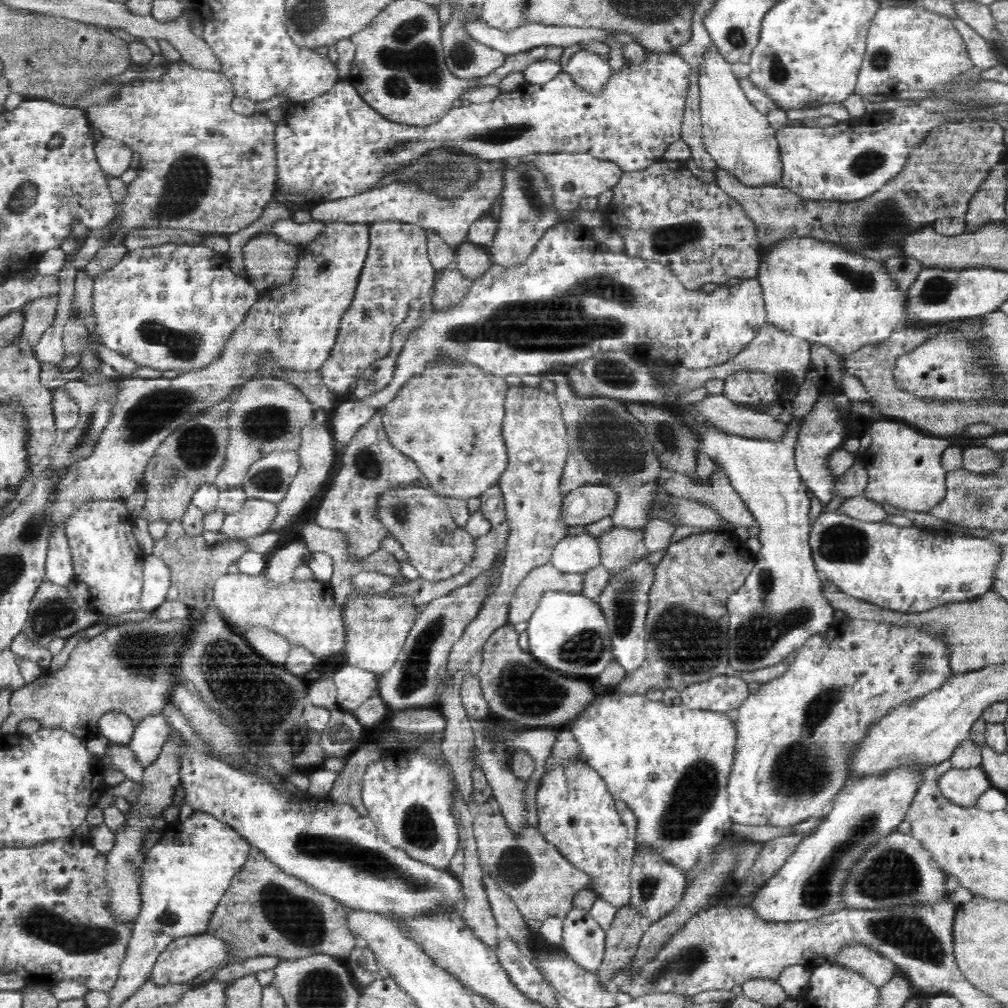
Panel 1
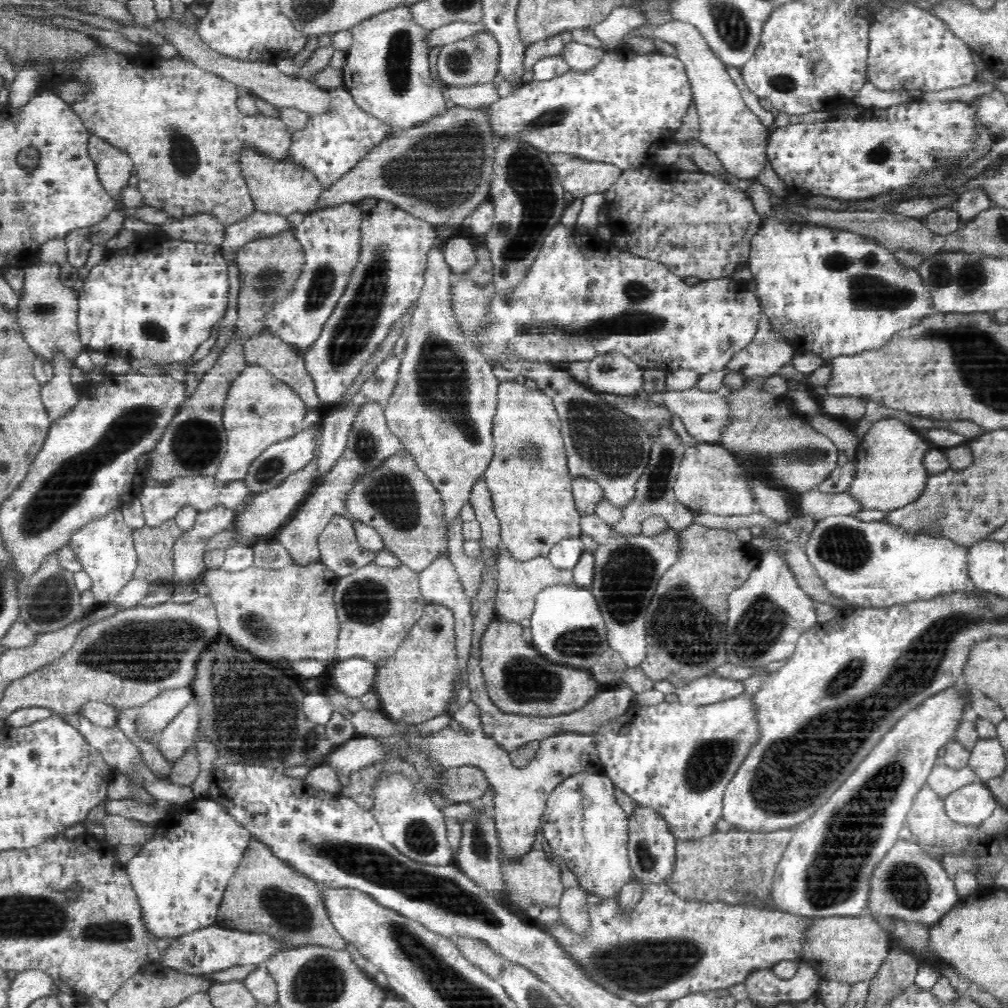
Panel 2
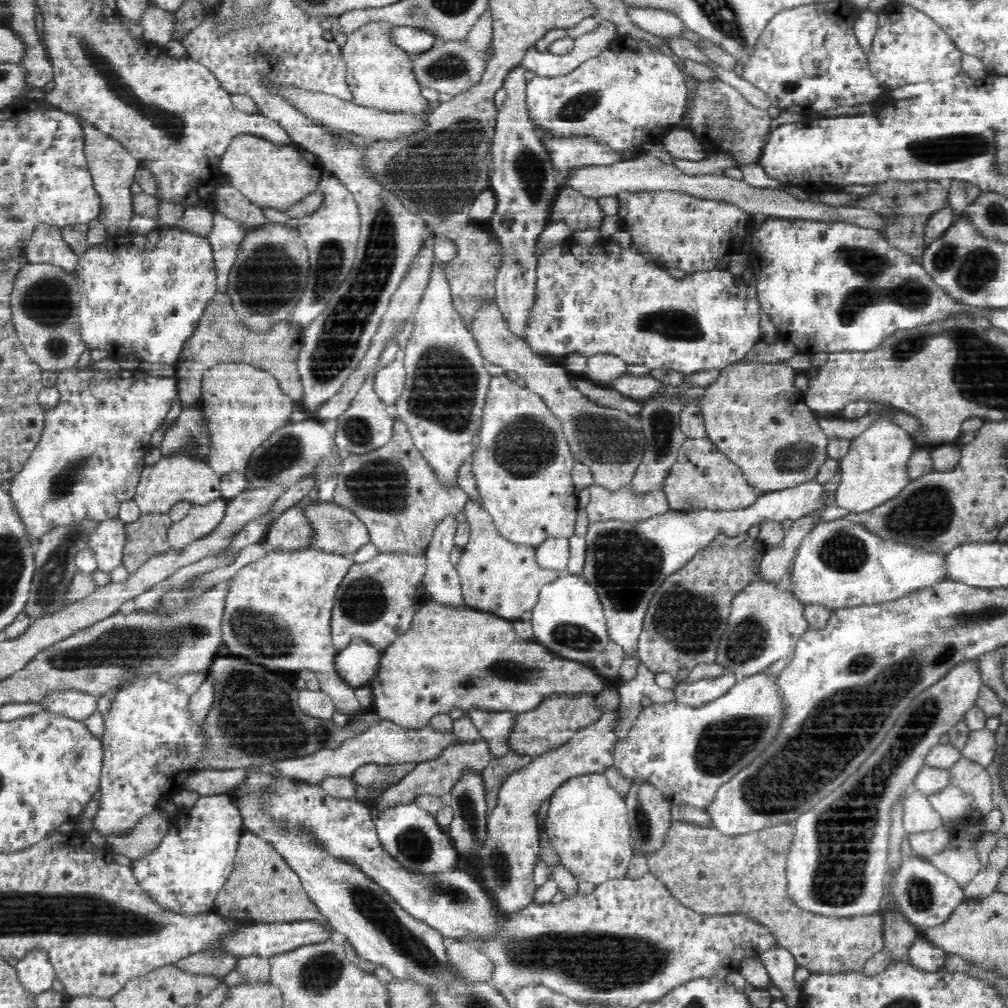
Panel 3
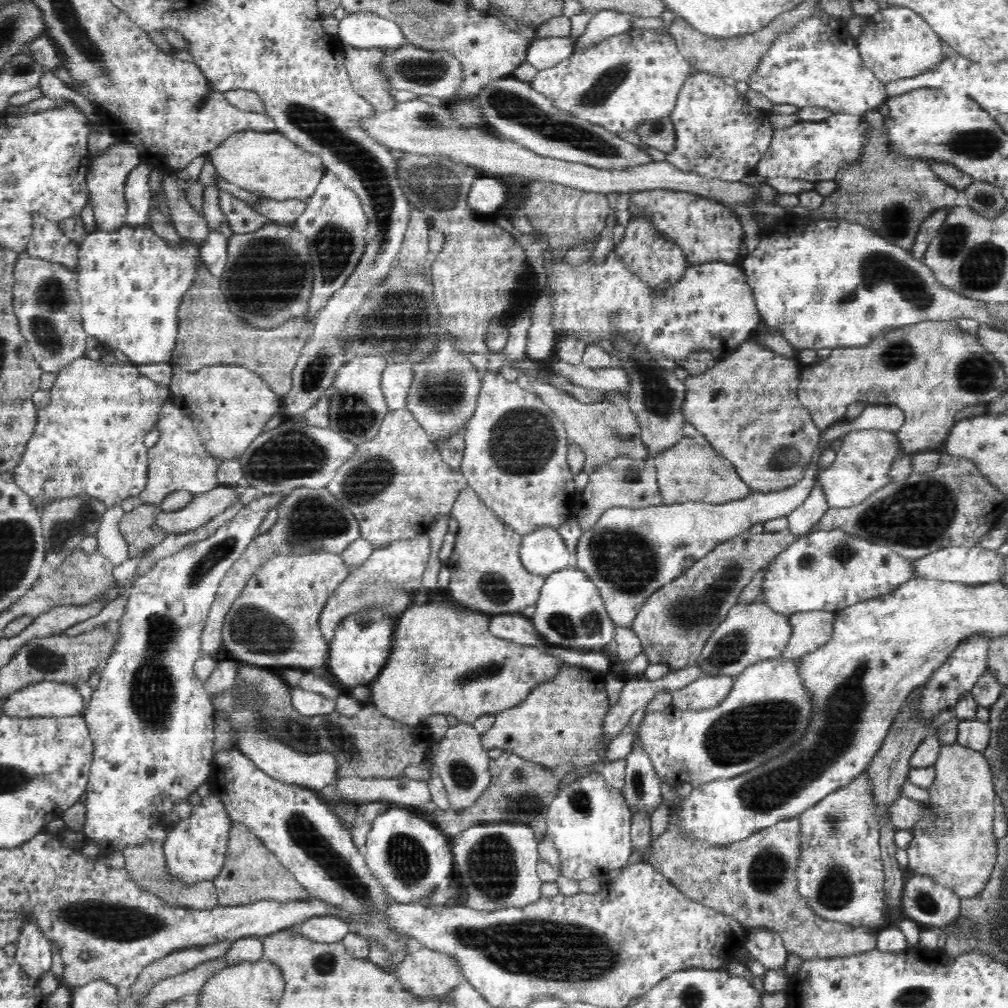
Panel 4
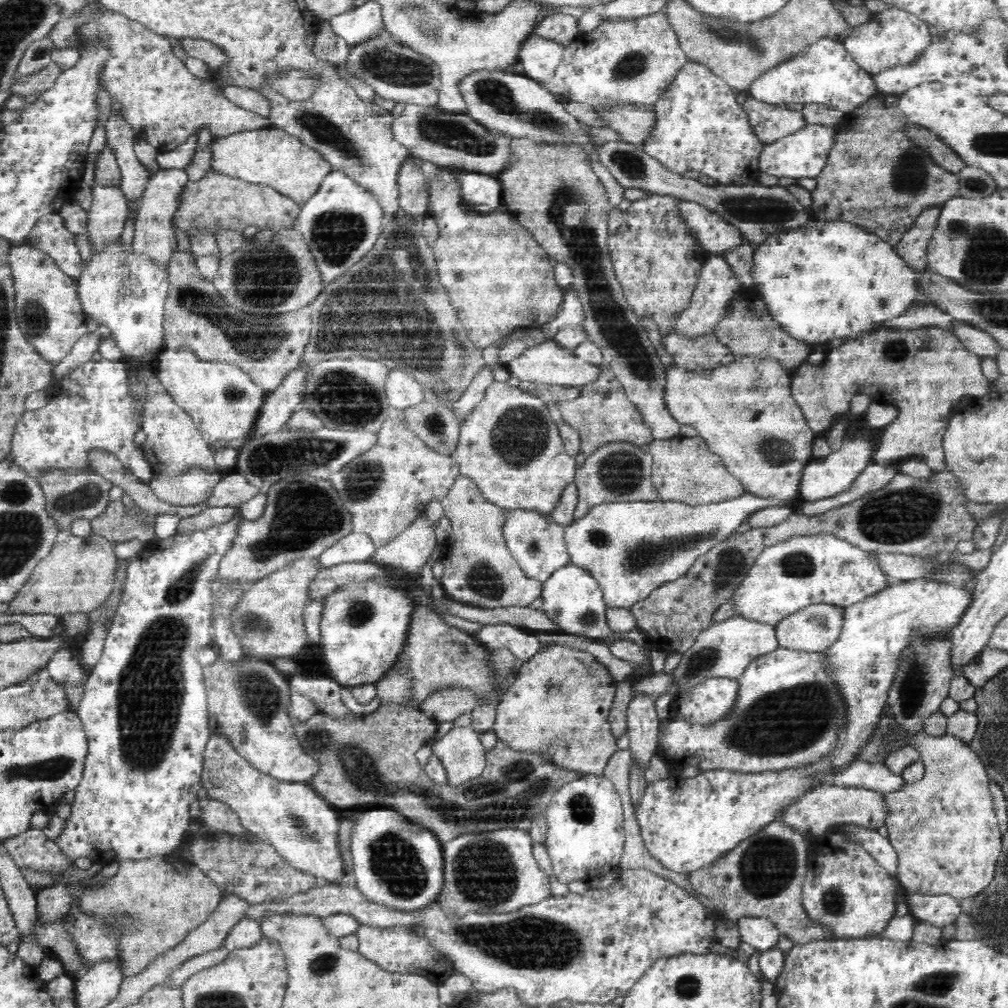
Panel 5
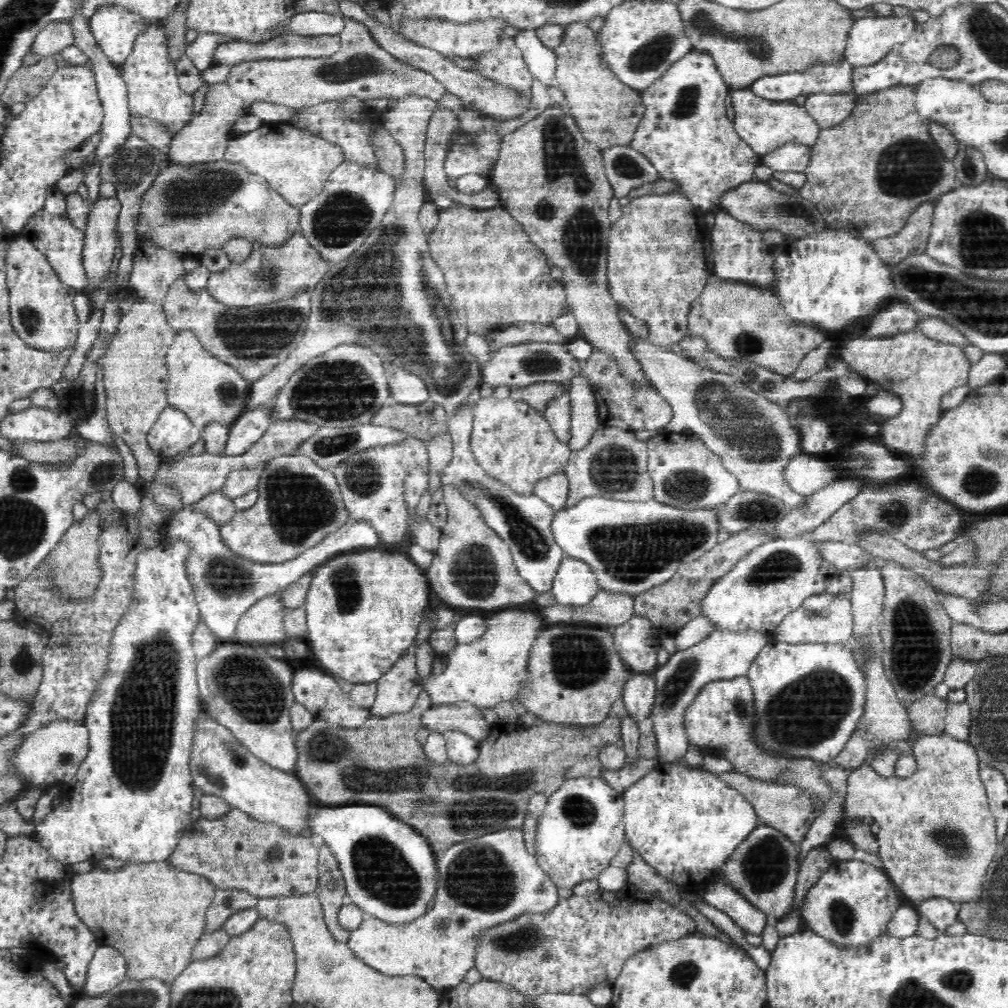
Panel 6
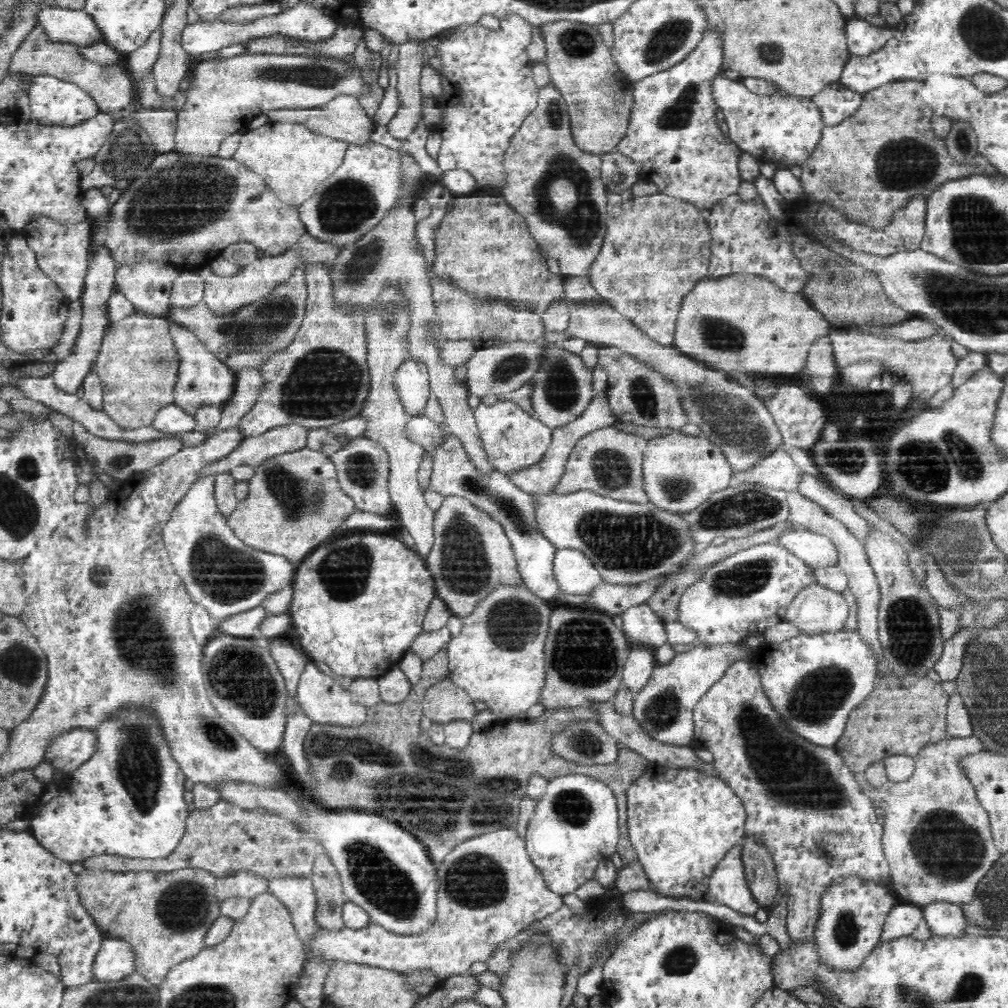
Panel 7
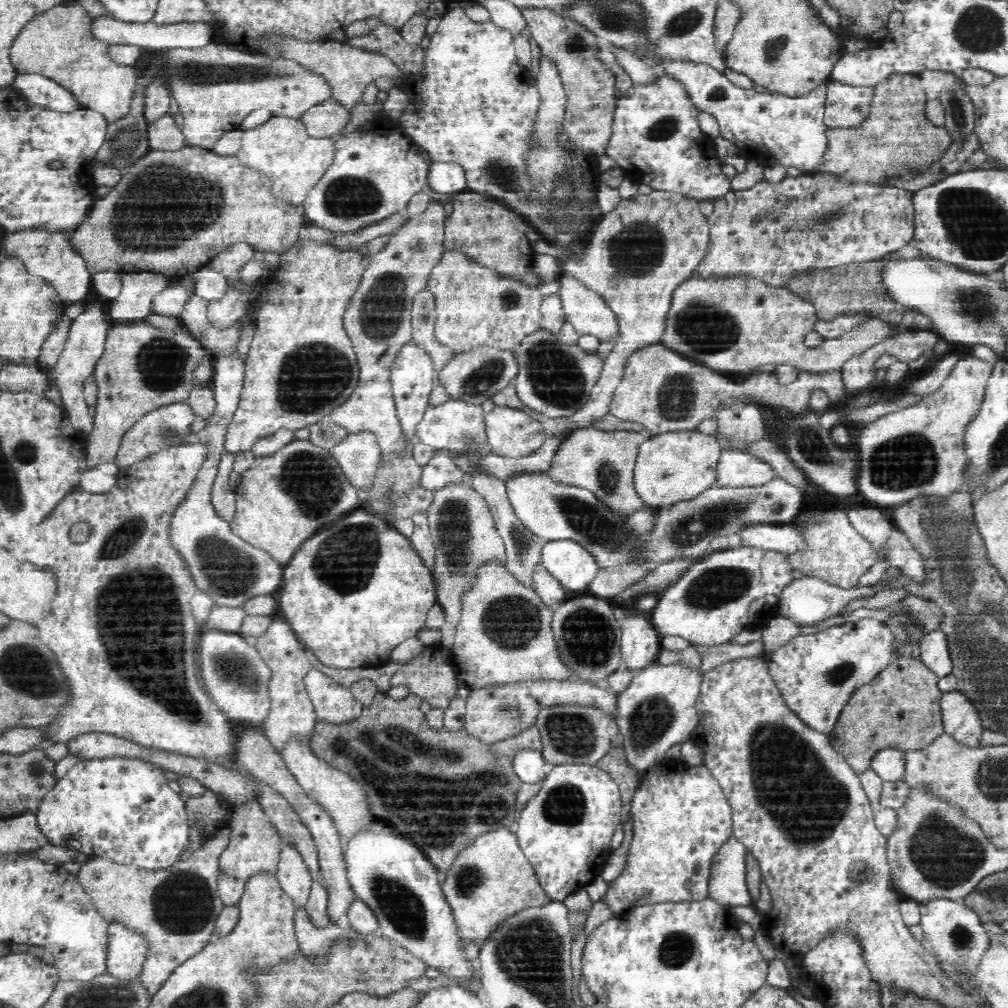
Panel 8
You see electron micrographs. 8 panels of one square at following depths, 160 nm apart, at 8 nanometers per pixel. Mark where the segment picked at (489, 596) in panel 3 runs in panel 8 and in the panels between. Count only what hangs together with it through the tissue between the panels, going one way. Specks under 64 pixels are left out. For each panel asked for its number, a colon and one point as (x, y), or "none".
4: (488, 575)
5: (479, 570)
6: (472, 568)
7: (471, 555)
8: (463, 531)

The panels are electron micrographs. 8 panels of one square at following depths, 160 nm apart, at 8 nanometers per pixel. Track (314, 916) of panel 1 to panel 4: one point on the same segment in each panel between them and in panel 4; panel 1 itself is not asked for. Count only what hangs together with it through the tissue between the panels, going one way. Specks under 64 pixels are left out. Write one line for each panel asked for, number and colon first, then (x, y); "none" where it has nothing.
2: (265, 896)
3: (263, 888)
4: (252, 873)

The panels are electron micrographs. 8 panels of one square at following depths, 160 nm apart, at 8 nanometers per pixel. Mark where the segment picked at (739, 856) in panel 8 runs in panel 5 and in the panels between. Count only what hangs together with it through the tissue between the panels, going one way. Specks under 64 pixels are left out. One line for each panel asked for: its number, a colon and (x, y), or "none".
5: (760, 933)
6: (718, 894)
7: (727, 885)

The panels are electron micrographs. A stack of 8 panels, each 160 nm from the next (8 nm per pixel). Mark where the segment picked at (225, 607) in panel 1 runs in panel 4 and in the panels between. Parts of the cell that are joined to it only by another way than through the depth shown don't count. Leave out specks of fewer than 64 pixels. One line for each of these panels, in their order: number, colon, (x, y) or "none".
2: (291, 612)
3: (278, 611)
4: (275, 620)

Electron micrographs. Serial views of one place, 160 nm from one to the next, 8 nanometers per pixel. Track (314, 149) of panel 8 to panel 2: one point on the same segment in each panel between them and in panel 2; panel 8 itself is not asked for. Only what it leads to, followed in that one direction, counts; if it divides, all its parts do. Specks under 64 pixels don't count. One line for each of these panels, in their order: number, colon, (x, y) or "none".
2: (279, 187)
3: (277, 178)
4: (268, 165)
5: (270, 157)
6: (297, 164)
7: (293, 160)

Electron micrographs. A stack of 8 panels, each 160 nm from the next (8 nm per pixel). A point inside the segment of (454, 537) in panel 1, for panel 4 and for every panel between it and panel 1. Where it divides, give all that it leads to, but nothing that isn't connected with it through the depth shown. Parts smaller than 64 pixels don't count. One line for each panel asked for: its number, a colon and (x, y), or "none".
2: (401, 504)
3: (393, 491)
4: (395, 485)

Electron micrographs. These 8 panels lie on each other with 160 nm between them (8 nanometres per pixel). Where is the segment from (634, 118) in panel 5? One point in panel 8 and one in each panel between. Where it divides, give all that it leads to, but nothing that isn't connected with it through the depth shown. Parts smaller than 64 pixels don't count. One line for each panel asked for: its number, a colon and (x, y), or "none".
6: (607, 112)
7: (599, 98)
8: (589, 86)

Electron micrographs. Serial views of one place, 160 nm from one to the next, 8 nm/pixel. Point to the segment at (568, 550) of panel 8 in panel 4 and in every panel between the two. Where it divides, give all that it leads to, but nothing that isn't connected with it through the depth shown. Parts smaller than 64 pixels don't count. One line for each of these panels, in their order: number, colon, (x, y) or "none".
4: (570, 614)
5: (572, 599)
6: (574, 584)
7: (574, 572)

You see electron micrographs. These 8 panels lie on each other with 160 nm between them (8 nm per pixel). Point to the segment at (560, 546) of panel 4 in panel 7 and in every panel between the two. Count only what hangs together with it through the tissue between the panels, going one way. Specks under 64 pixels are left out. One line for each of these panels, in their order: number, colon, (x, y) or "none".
5: (538, 543)
6: (523, 522)
7: (453, 474)

